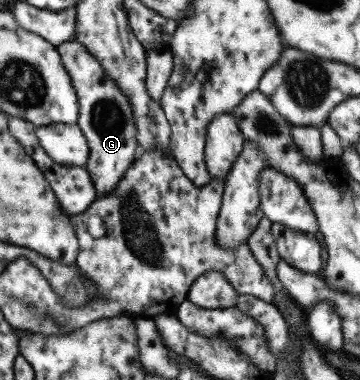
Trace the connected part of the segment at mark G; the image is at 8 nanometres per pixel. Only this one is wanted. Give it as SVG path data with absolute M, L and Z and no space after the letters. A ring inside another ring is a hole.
M70 40L56 46L56 50L75 90L78 104L76 126L82 132L89 148L88 161L84 168L90 176L95 195L104 196L122 179L126 169L139 154L130 102L107 76L100 63L86 52L83 44Z

